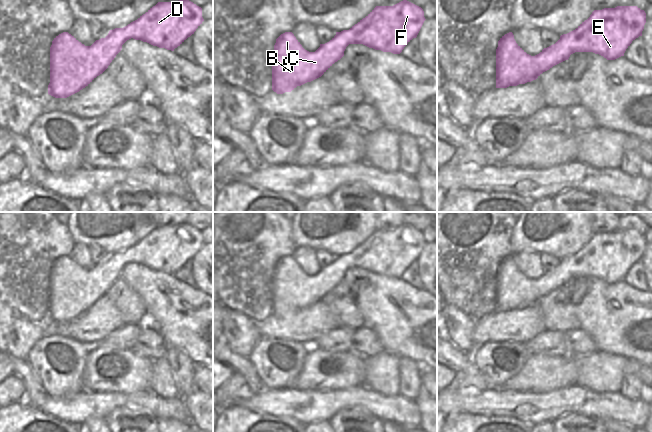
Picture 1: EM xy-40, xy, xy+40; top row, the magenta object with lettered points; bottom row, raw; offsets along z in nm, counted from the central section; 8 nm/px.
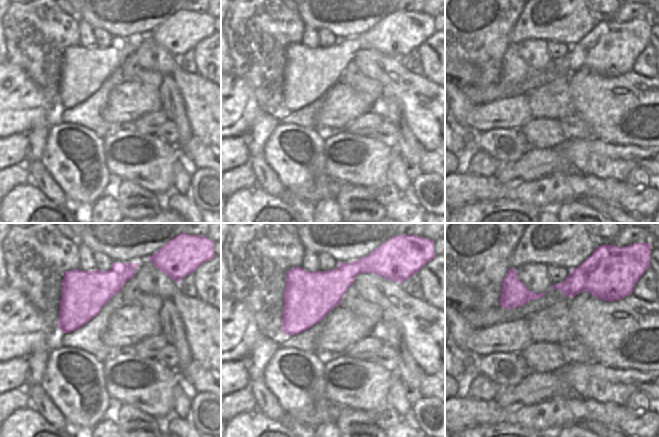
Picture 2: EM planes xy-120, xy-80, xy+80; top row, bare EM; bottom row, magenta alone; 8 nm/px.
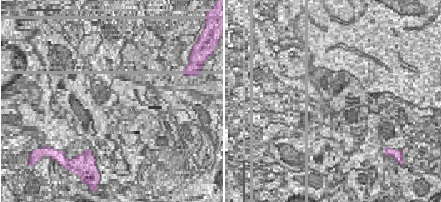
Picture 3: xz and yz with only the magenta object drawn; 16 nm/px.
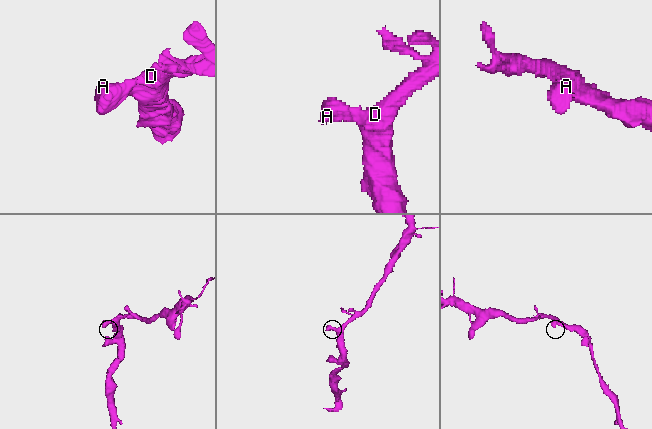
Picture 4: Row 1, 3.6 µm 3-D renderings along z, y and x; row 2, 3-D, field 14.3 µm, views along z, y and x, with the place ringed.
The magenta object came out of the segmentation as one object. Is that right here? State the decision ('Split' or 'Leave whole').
Leave whole

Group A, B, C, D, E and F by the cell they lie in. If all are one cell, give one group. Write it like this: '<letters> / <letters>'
A B C D E F

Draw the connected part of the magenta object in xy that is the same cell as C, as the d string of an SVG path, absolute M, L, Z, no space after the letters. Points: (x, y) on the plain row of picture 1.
M407 224L393 230L376 230L349 254L336 256L329 266L320 268L315 276L305 274L292 256L285 256L276 263L272 277L272 314L277 318L291 316L297 310L321 301L344 280L349 268L363 268L375 274L400 278L417 261L425 244L423 233Z

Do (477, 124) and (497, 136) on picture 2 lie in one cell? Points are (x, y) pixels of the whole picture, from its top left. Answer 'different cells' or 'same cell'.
different cells

